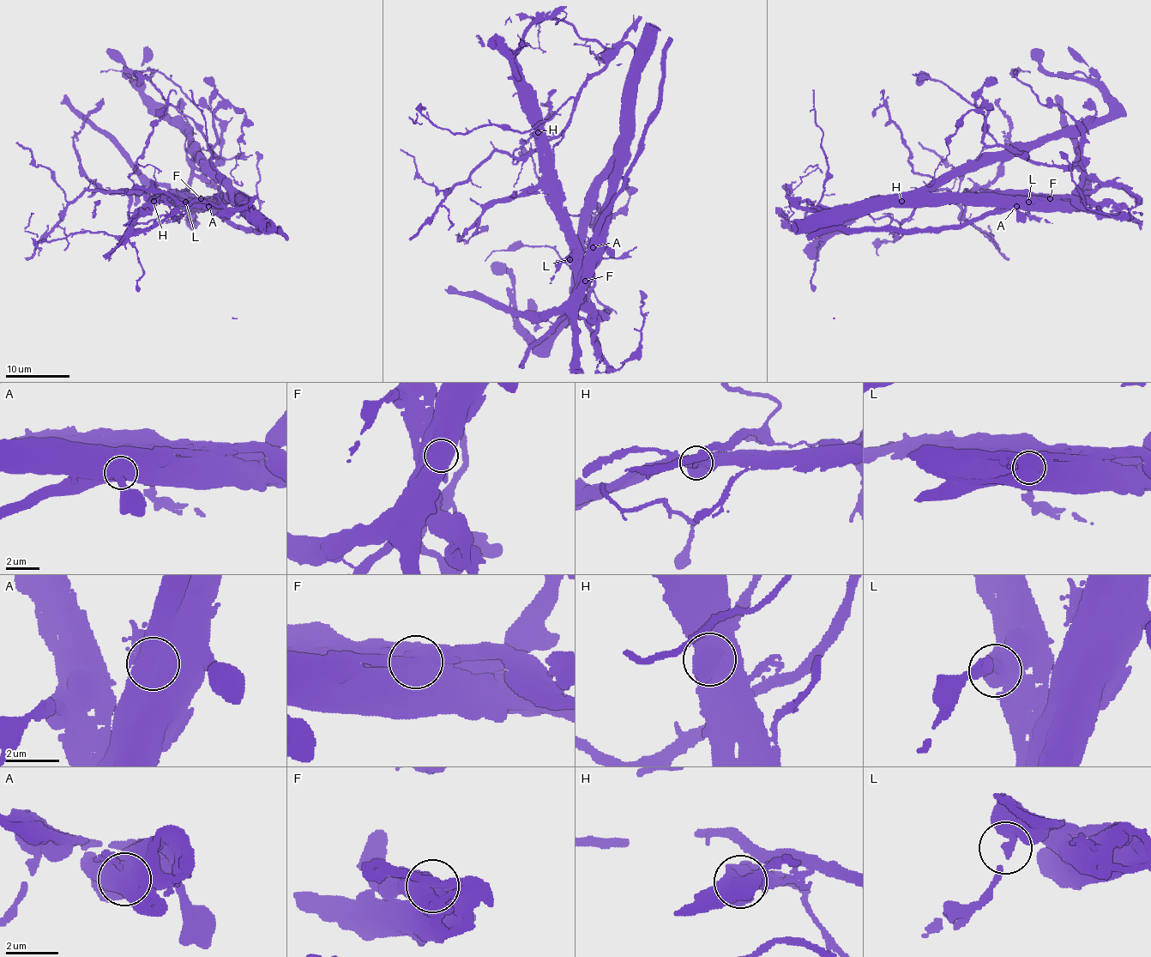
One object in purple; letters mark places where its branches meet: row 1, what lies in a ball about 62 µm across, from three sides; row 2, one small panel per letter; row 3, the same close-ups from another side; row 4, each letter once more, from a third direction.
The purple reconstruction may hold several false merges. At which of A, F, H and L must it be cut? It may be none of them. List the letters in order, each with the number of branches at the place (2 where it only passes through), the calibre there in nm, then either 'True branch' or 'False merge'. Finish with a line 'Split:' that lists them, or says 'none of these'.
A: Branches: 3. Thickness 700 nm. False merge
F: Branches: 1. Thickness 1100 nm. False merge
H: Branches: 2. Thickness 900 nm. True branch
L: Branches: 2. Thickness 420 nm. True branch
Split: A, F

